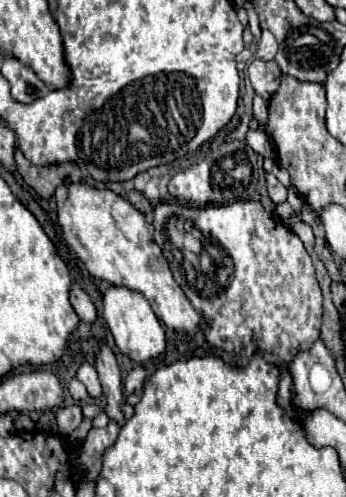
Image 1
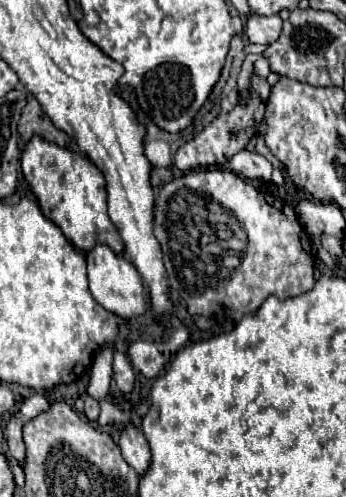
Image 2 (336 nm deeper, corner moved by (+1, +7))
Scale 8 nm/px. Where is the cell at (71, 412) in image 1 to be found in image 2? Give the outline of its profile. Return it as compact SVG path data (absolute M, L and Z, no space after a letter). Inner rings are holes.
M86 396L86 398L84 398L84 404L86 404L86 408L84 408L84 414L86 414L86 418L88 418L90 422L96 422L96 420L98 420L98 412L100 412L98 400L94 400L94 398Z

